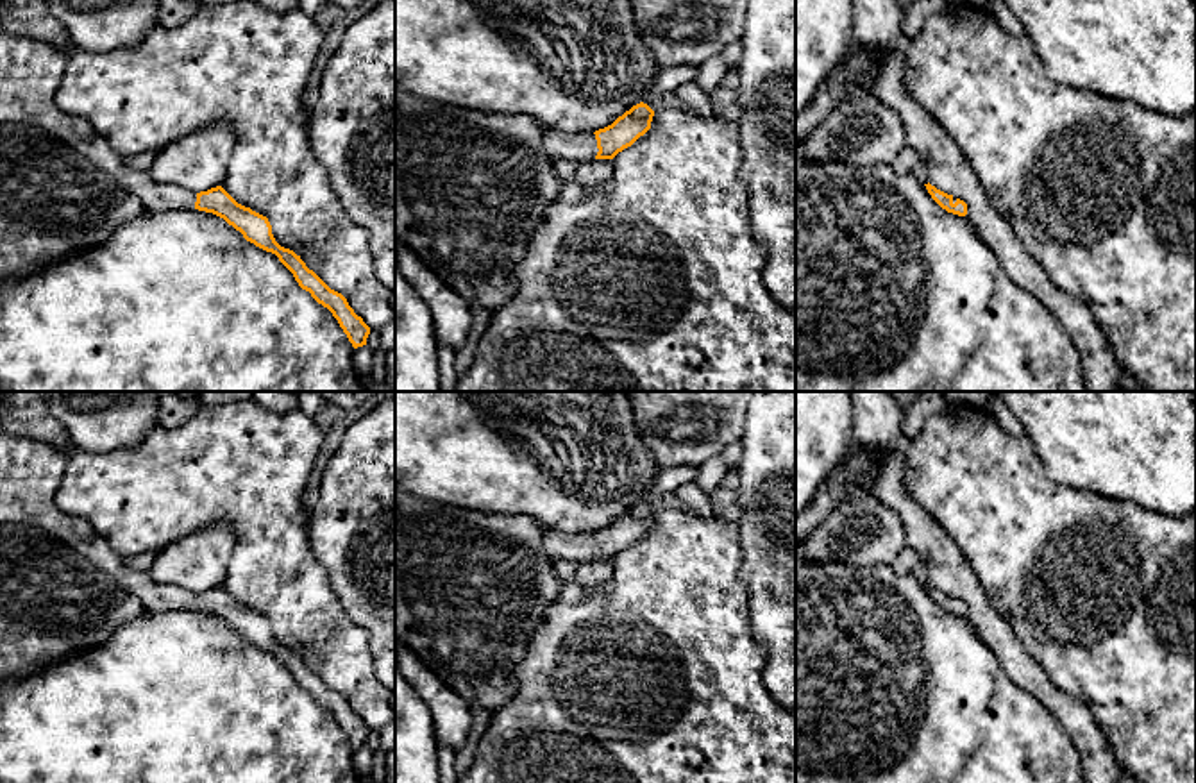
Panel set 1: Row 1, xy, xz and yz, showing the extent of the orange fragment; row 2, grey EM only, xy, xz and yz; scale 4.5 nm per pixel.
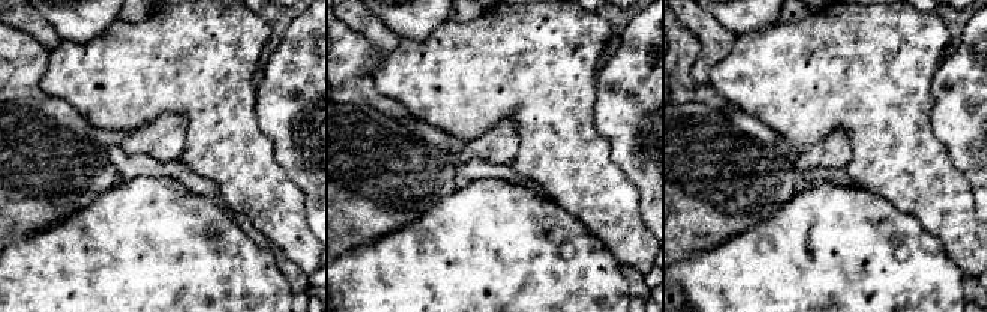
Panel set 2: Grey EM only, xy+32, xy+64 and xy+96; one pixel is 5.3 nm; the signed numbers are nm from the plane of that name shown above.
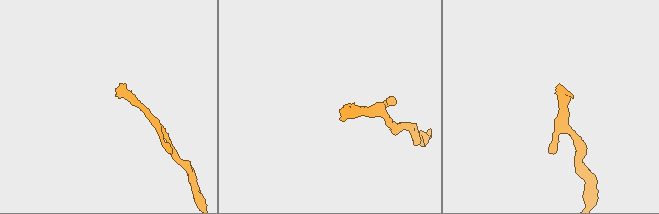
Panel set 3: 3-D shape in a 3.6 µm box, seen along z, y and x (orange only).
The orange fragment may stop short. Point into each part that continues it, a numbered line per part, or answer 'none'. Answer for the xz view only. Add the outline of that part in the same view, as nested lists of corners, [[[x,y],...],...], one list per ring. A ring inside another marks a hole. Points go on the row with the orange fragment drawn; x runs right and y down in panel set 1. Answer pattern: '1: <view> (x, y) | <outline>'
1: xz (556, 143) | [[[543,130],[542,147],[549,159],[592,161],[599,152],[594,132]]]

